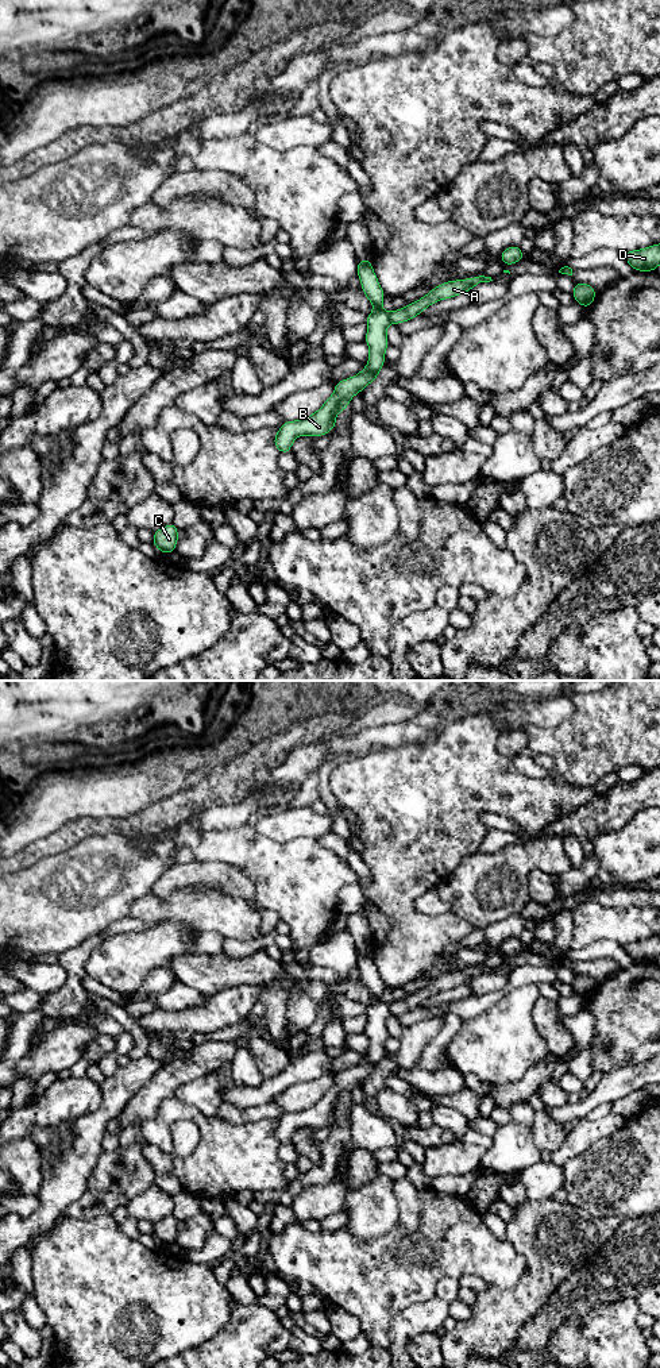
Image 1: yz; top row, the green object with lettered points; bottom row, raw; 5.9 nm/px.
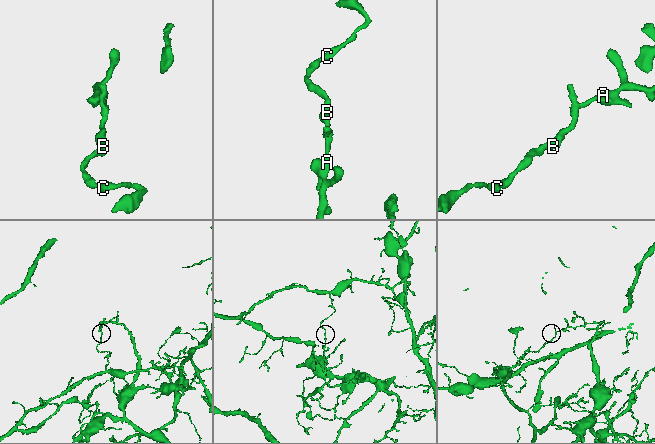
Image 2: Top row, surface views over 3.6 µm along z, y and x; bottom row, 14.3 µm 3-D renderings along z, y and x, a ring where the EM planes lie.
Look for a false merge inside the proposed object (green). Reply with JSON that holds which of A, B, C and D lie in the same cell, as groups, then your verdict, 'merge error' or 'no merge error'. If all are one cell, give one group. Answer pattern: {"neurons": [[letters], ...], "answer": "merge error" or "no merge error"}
{"neurons": [["A", "D"], ["B", "C"]], "answer": "merge error"}

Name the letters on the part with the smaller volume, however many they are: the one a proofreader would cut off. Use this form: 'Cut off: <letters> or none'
Cut off: B, C

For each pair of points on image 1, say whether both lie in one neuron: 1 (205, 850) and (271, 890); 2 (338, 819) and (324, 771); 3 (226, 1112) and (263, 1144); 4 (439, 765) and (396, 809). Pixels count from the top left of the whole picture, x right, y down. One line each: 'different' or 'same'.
1: same
2: same
3: different
4: same

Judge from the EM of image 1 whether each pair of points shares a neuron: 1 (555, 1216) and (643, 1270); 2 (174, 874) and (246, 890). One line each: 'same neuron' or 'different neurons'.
1: different neurons
2: same neuron

